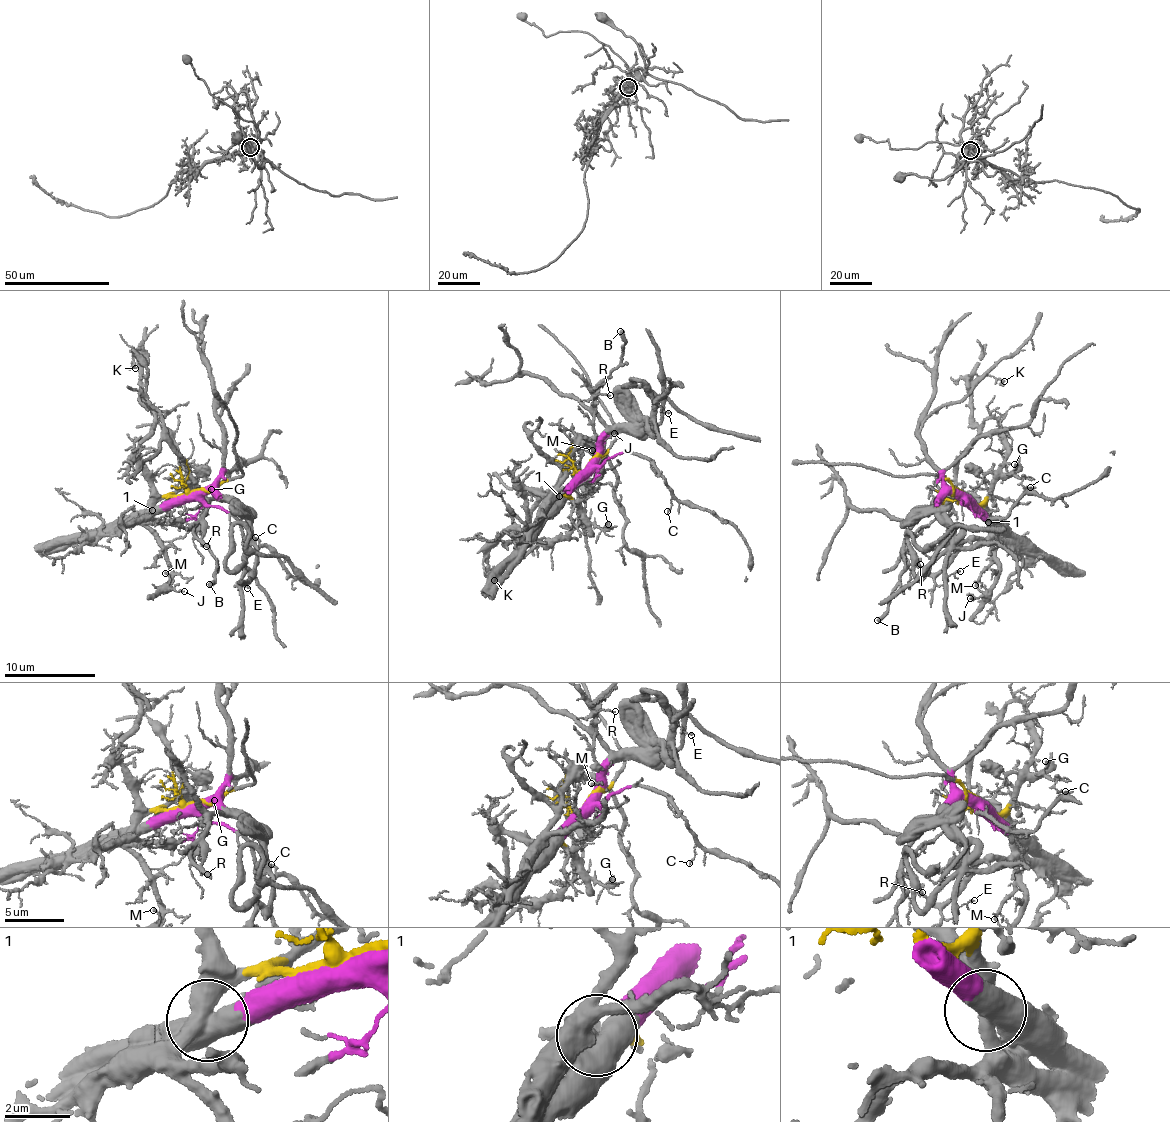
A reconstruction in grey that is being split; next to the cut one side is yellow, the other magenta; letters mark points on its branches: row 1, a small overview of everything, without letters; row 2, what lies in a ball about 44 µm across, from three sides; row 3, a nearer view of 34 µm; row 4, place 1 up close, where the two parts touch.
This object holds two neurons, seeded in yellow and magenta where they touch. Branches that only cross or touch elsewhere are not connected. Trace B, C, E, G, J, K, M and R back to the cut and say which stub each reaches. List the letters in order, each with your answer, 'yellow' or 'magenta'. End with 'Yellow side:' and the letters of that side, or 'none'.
B: magenta
C: magenta
E: magenta
G: yellow
J: yellow
K: yellow
M: yellow
R: magenta
Yellow side: G, J, K, M

